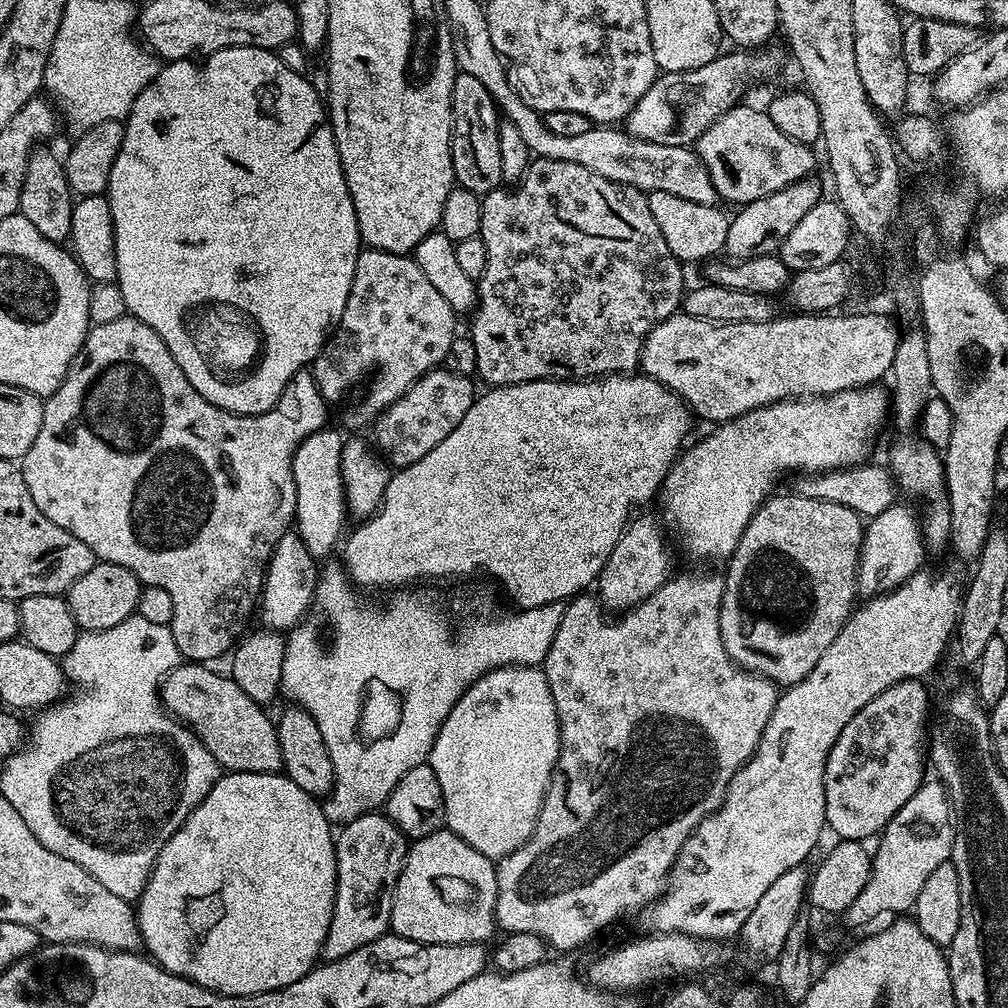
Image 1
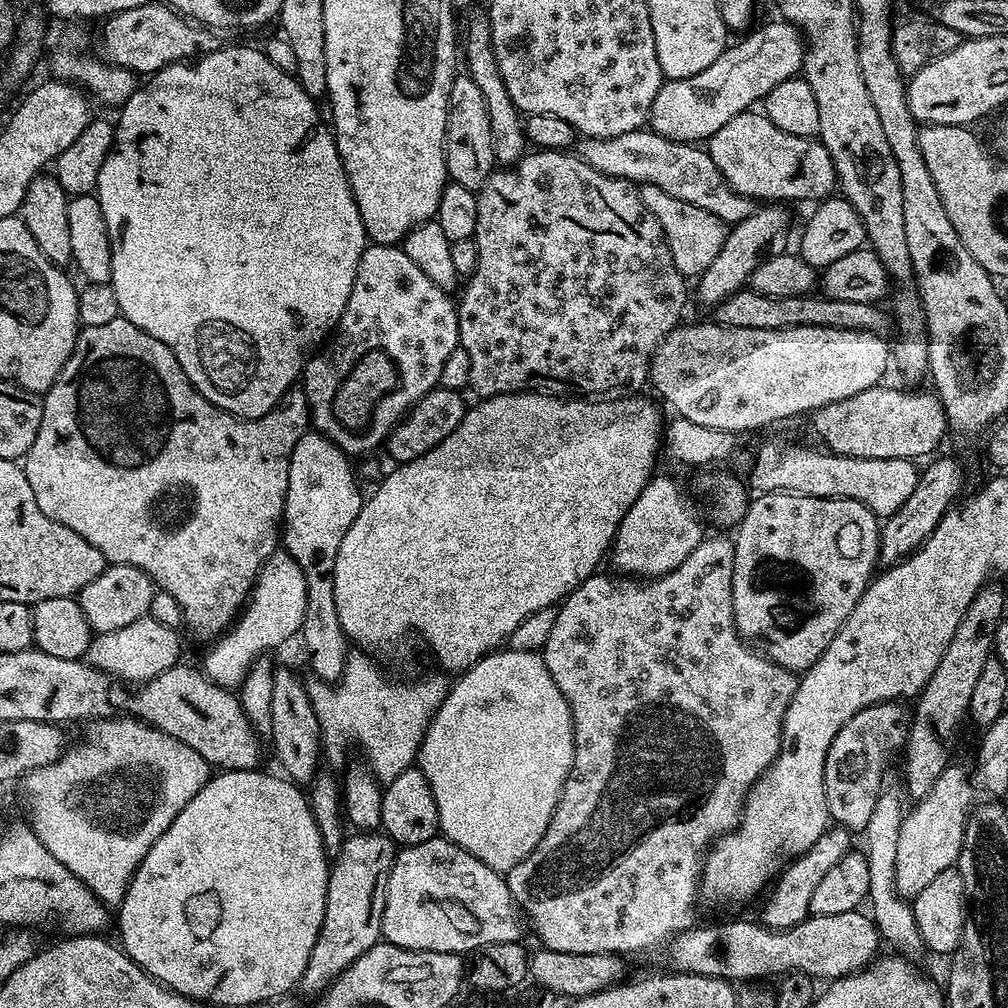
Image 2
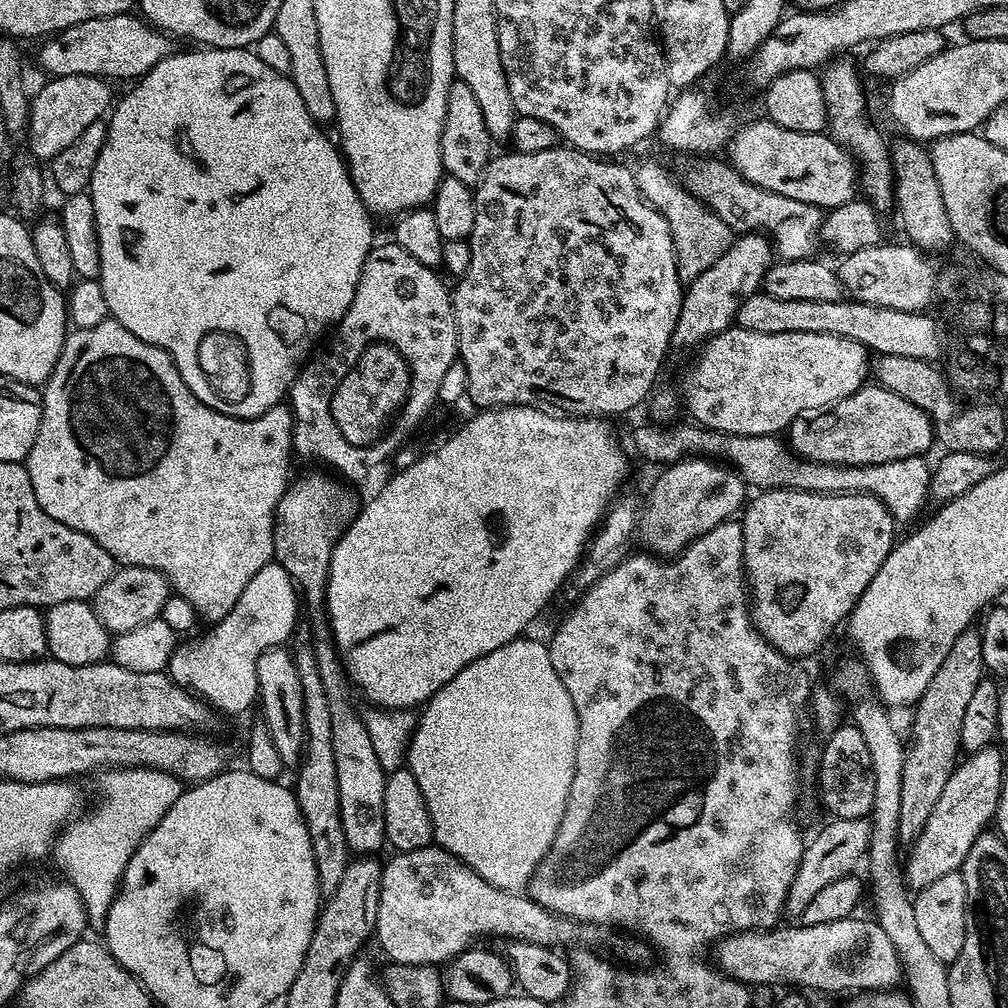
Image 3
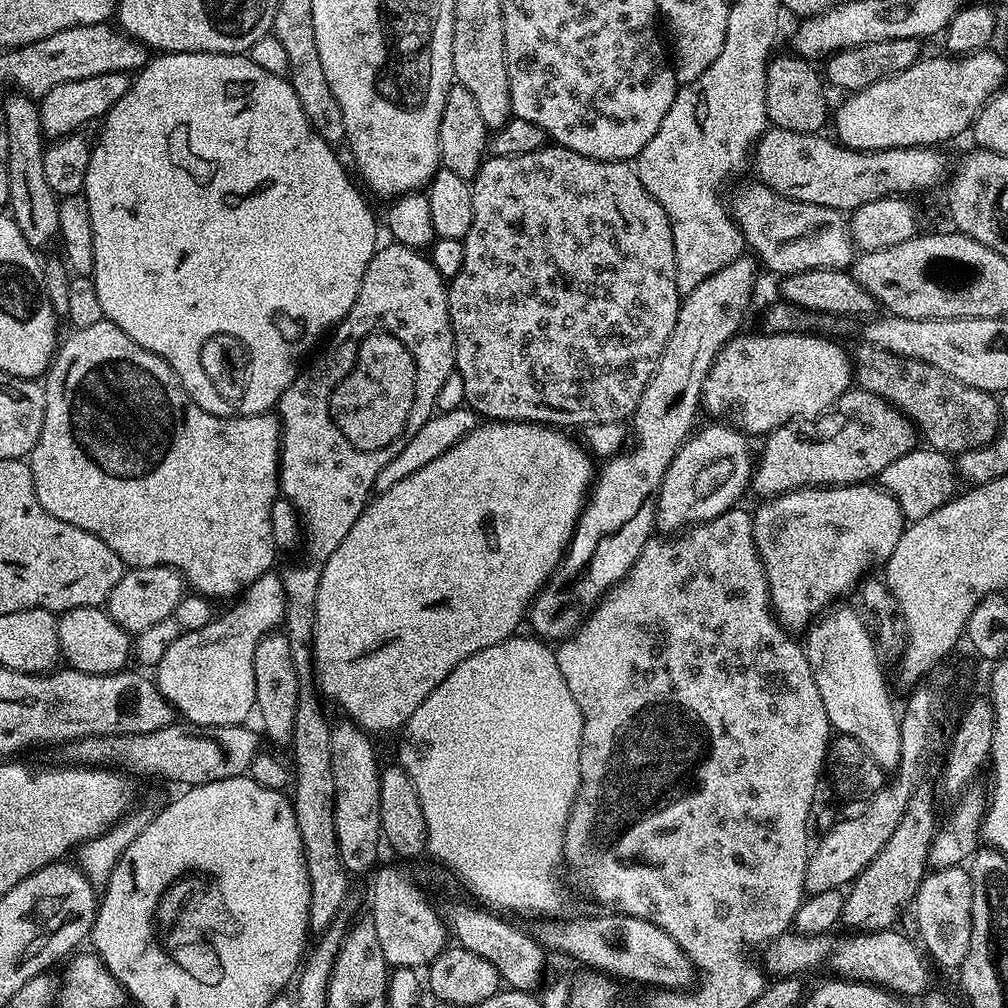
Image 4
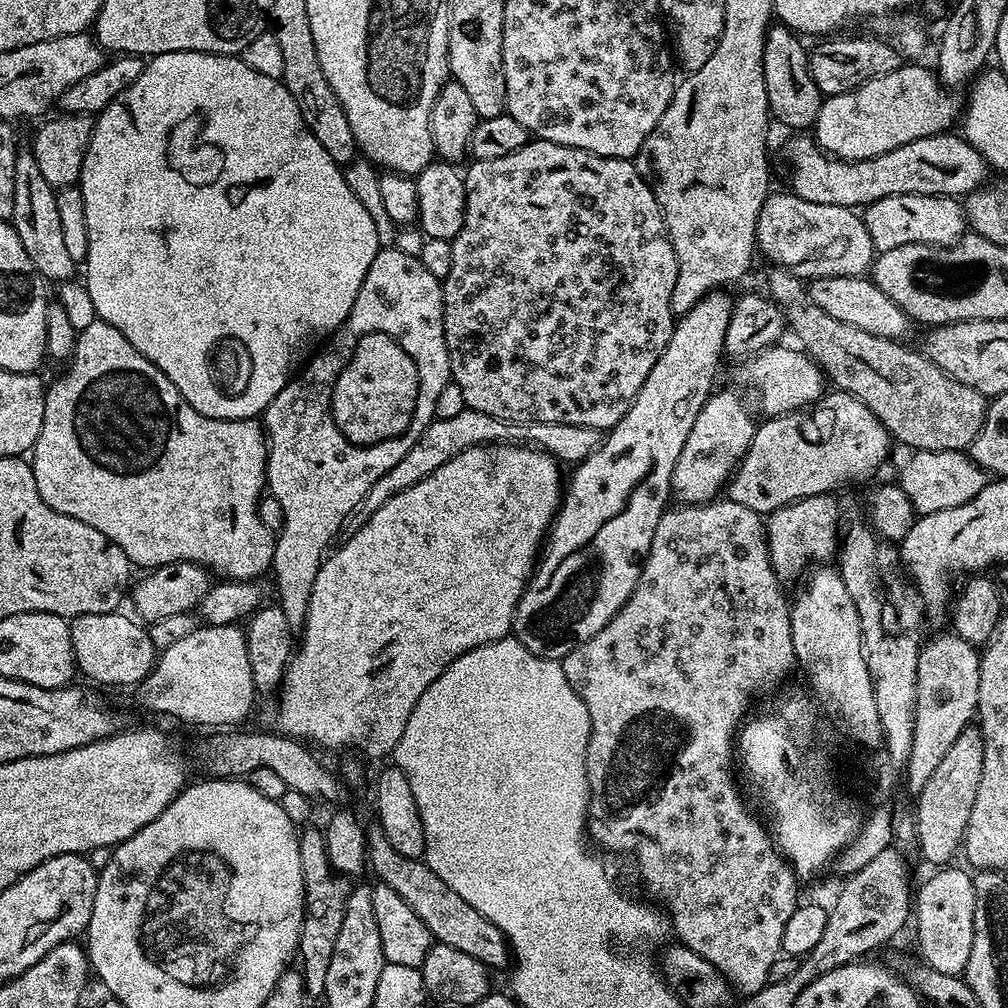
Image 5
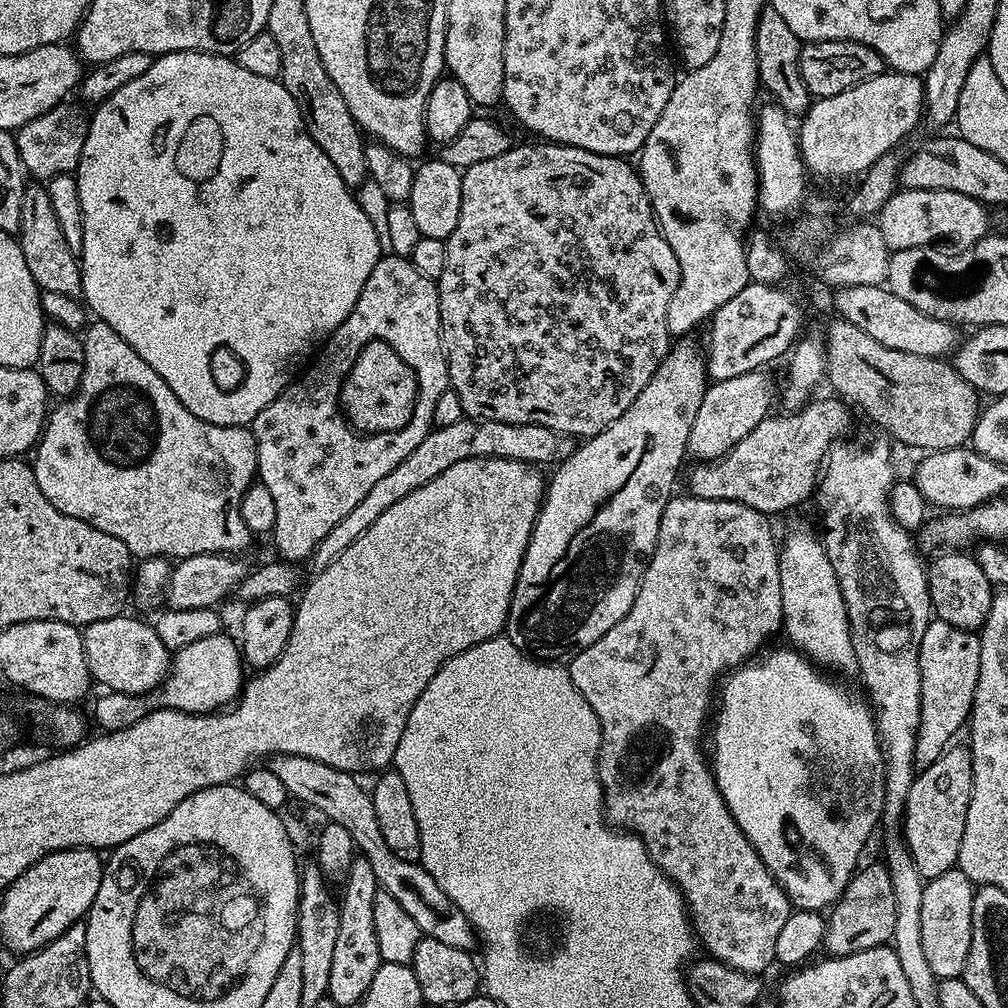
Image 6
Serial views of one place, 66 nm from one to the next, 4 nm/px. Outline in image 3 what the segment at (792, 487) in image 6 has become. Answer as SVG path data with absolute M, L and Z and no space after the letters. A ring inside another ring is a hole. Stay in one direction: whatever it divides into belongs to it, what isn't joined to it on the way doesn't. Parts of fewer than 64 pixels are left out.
M868 382L854 394L842 397L827 408L815 408L798 414L798 418L794 418L786 429L786 440L792 451L803 460L842 466L874 466L878 462L924 456L927 448L934 444L934 433L932 419L922 410L918 410L914 402L906 402L906 398L894 394L888 388Z

